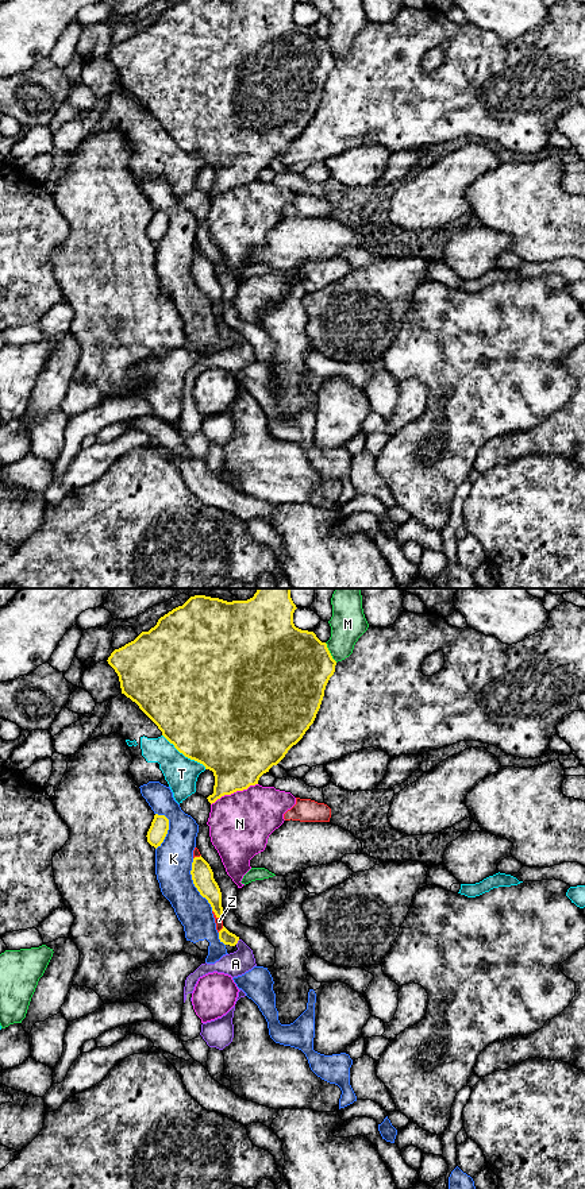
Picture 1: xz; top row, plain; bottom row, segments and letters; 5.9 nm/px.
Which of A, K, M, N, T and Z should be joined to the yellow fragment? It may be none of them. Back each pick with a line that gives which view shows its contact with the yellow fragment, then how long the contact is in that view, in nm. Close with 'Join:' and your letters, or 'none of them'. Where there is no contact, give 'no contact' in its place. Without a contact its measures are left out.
A: xz | 40 nm
Join: A

